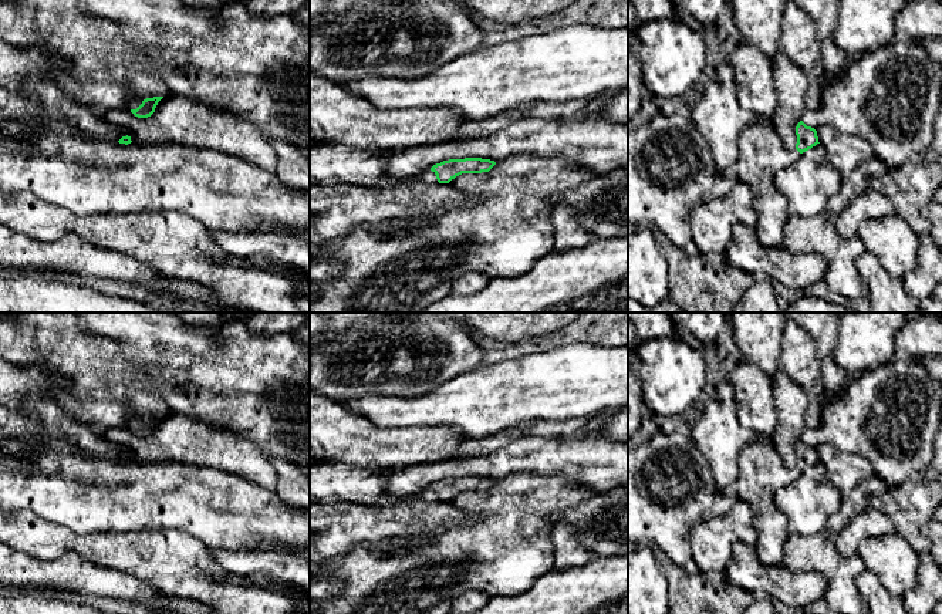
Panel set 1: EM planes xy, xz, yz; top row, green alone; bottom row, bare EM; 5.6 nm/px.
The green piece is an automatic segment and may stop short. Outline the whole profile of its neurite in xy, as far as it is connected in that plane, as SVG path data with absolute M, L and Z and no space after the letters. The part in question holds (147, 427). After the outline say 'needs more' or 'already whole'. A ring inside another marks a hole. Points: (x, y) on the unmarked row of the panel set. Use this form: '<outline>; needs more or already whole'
M131 389L126 401L132 415L128 426L138 436L151 435L158 421L170 412L165 399L158 394Z; needs more

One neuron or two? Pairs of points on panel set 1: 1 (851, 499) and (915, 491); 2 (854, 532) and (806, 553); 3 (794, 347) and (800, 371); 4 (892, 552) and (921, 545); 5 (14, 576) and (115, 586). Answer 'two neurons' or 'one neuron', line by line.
1: two neurons
2: two neurons
3: one neuron
4: two neurons
5: one neuron

